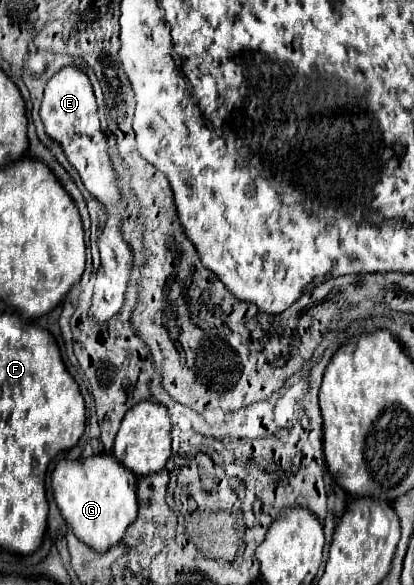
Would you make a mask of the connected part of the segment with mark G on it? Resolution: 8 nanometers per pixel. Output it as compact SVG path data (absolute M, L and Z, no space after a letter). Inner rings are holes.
M97 454L81 460L61 460L51 474L53 496L61 516L75 536L95 552L115 546L127 526L137 518L137 478L111 454Z

